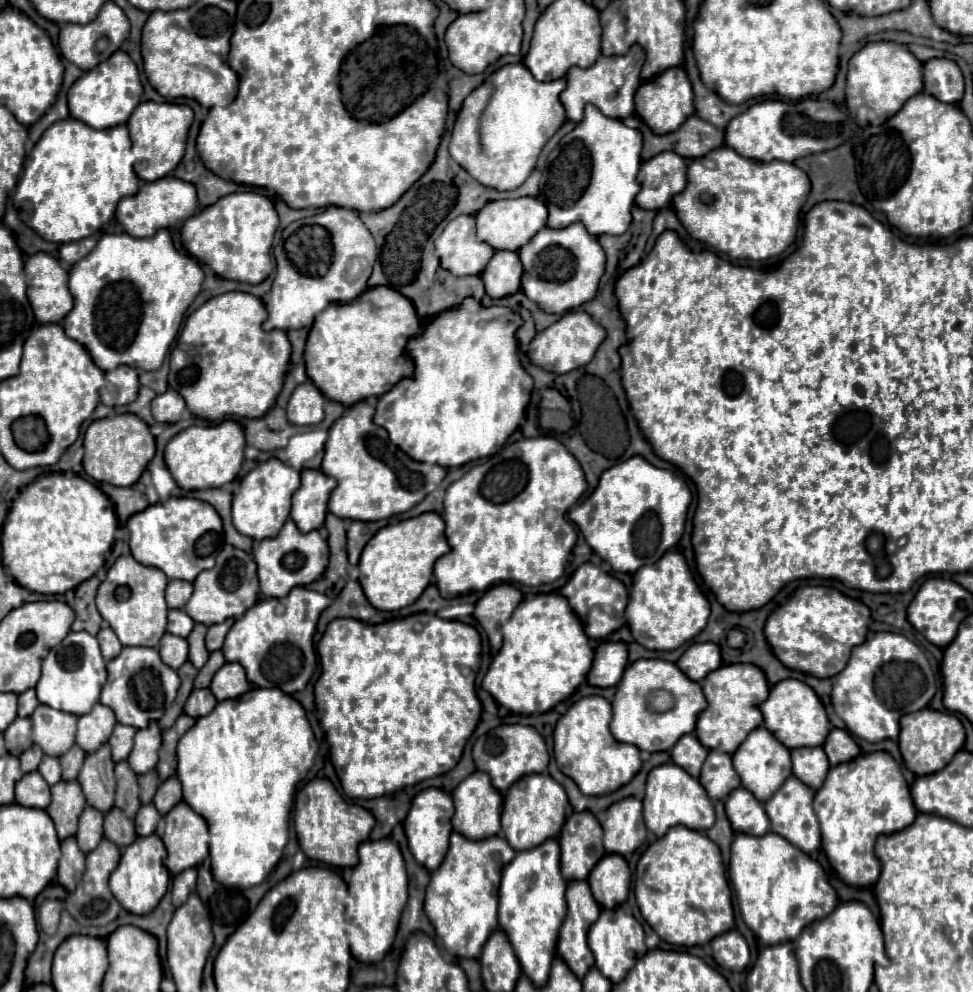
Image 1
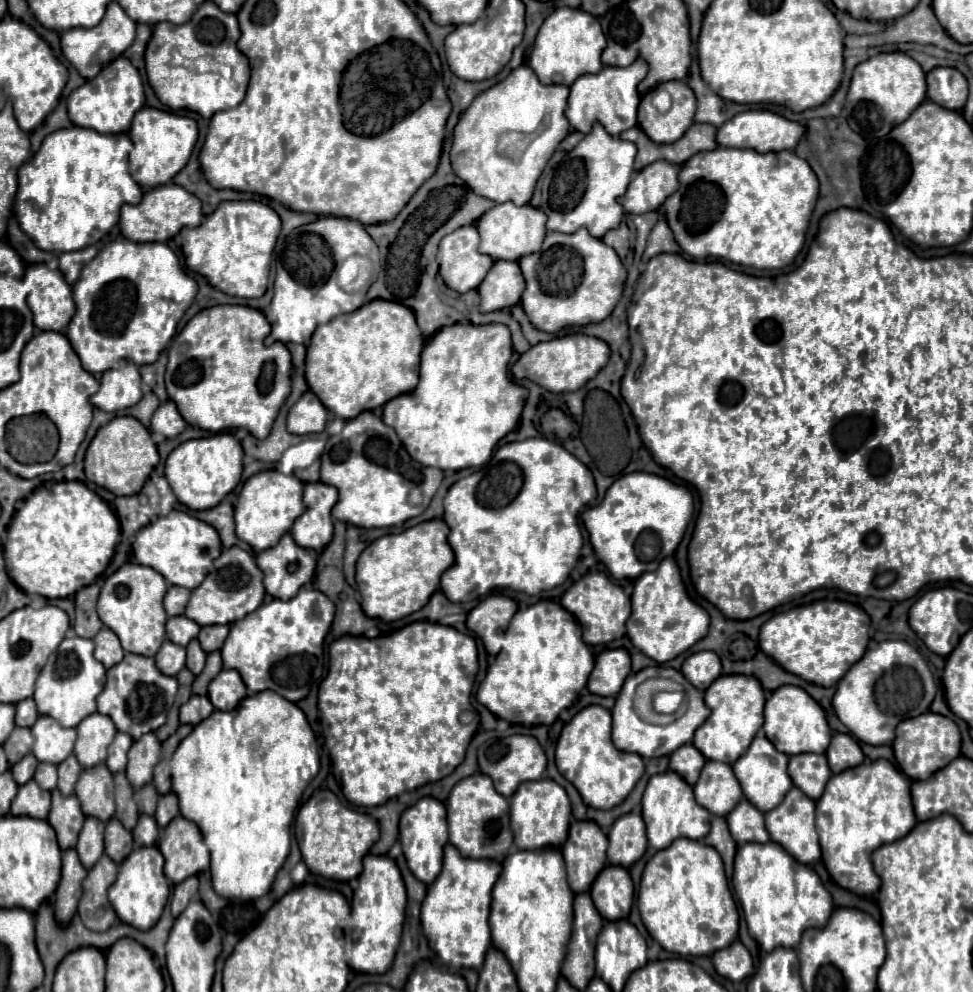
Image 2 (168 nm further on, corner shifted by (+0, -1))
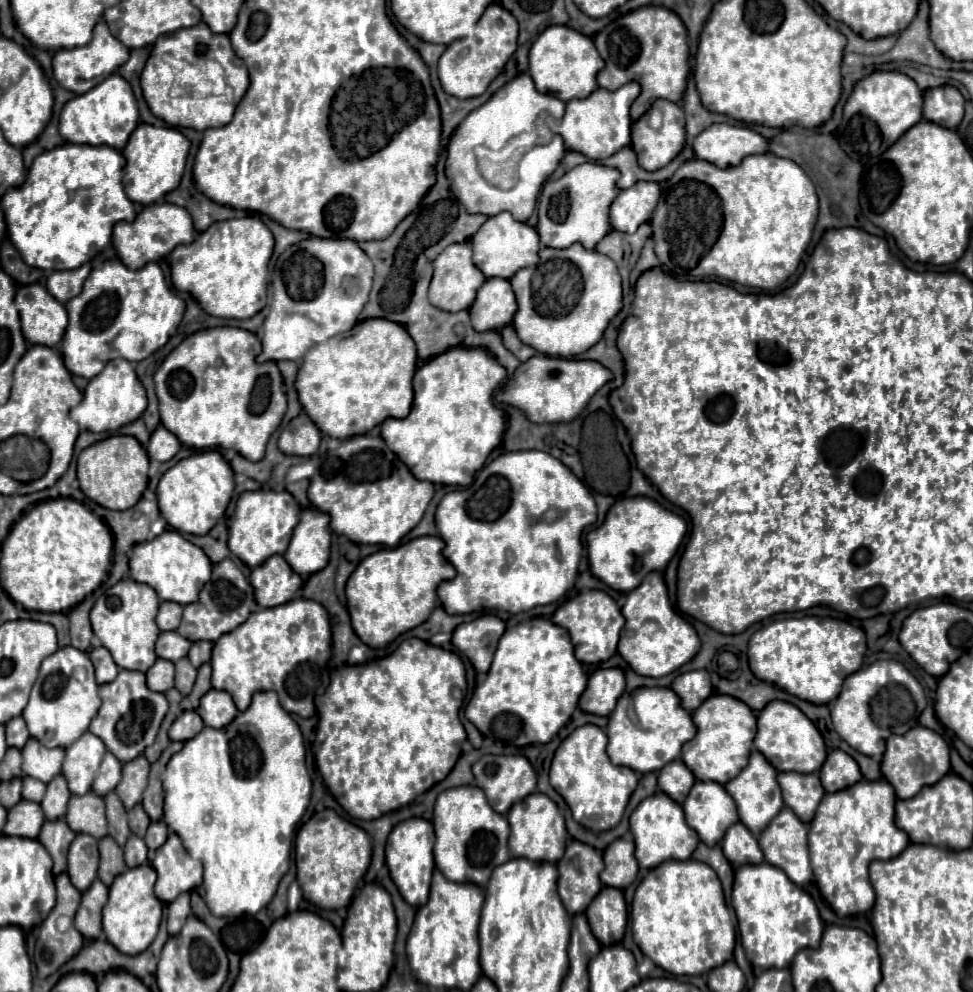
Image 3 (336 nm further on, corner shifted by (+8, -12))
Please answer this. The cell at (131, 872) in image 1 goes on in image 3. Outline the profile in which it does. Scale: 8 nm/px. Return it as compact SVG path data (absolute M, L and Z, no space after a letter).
M142 864L118 874L110 886L110 898L104 906L102 918L104 934L108 942L114 942L114 946L118 946L118 950L126 950L126 954L138 954L138 950L146 950L158 932L162 920L162 902L154 894L154 882L154 868L150 864Z

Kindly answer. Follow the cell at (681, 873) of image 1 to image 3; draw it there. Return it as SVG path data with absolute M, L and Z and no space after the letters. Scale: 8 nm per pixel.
M666 860L638 884L632 900L632 934L640 950L676 976L696 976L730 960L736 930L716 872L698 860Z

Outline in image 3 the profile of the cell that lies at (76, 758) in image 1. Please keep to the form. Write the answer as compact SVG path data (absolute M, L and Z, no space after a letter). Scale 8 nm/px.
M58 774L52 782L48 782L46 796L40 802L46 818L64 818L68 798L70 798L70 790L66 784L66 778L62 774Z

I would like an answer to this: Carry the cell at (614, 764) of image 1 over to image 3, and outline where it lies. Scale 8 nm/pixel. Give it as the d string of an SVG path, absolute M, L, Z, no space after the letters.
M594 724L576 728L556 750L550 766L550 784L570 806L574 820L588 830L604 832L616 826L624 814L630 794L634 792L638 778L634 770L616 766L606 754L608 736Z

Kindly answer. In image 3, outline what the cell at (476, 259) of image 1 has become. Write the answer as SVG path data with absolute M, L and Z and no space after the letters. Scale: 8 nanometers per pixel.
M468 242L450 244L434 260L434 276L432 276L432 282L430 282L430 302L436 308L446 310L446 312L468 310L472 306L472 302L474 302L474 294L478 292L478 286L482 286L484 280L486 280L486 276L472 262L470 244Z

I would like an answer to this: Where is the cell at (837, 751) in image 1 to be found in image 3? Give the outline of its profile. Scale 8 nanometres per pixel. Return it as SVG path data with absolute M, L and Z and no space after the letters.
M832 750L820 768L820 778L826 792L834 792L862 780L862 774L852 756L842 750Z

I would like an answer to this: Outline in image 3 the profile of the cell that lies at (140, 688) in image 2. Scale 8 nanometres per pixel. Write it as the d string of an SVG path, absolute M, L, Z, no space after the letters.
M120 670L118 678L114 682L100 686L100 698L102 706L98 714L90 722L90 732L102 738L106 748L116 756L122 758L122 762L130 762L130 758L136 758L144 752L146 746L150 746L158 734L160 722L168 710L168 700L160 692L152 692L146 686L146 674L134 672L134 670Z

